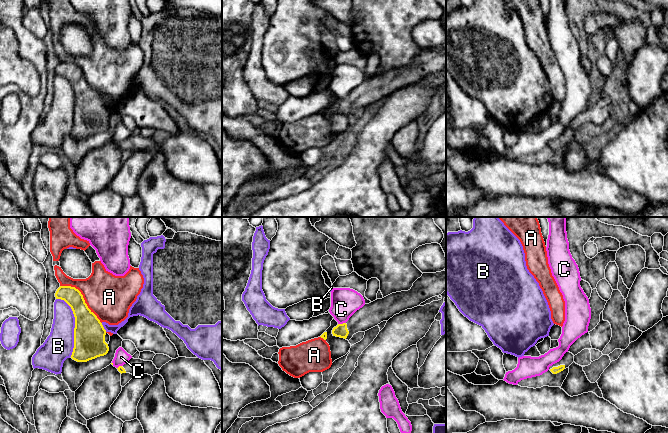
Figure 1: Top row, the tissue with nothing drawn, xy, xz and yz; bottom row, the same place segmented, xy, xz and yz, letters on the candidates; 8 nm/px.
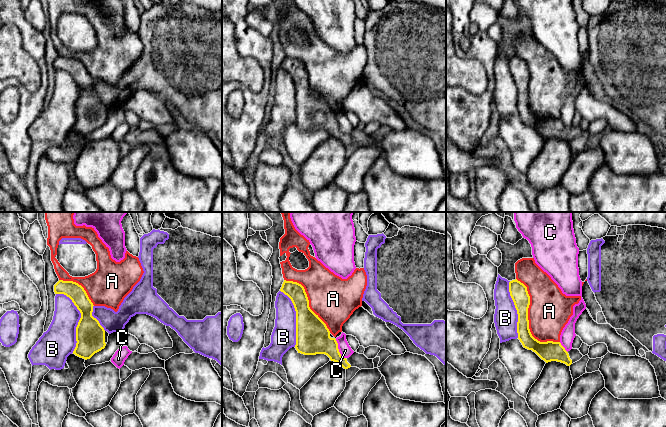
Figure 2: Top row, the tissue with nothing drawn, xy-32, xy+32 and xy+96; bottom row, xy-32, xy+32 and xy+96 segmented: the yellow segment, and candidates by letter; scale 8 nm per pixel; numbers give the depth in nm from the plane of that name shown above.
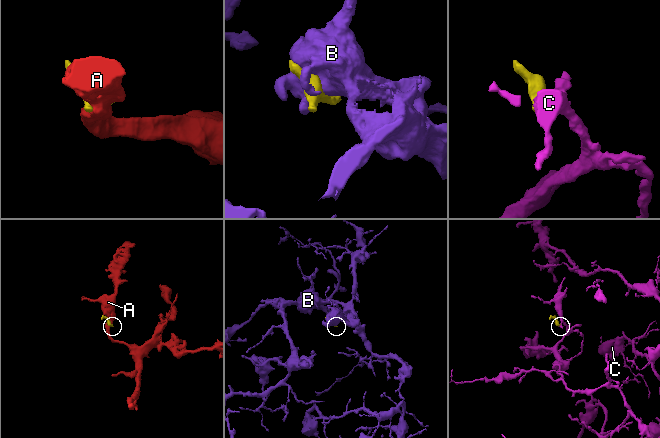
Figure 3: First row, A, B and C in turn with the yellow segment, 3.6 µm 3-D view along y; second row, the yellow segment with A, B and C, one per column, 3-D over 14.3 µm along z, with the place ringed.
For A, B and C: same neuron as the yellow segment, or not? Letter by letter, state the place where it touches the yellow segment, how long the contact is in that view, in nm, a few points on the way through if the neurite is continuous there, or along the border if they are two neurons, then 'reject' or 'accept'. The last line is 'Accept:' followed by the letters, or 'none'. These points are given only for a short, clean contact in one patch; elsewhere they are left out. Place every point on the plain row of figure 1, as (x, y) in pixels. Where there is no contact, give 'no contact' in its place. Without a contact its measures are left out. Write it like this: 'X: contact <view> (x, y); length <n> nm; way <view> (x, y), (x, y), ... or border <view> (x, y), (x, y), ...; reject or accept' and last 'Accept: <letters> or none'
A: contact xy (83, 74); length 460 nm; reject
B: contact xy (75, 101); length 480 nm; reject
C: contact xz (341, 100); length 70 nm; border xz (345, 98), (338, 100); reject
Accept: none

